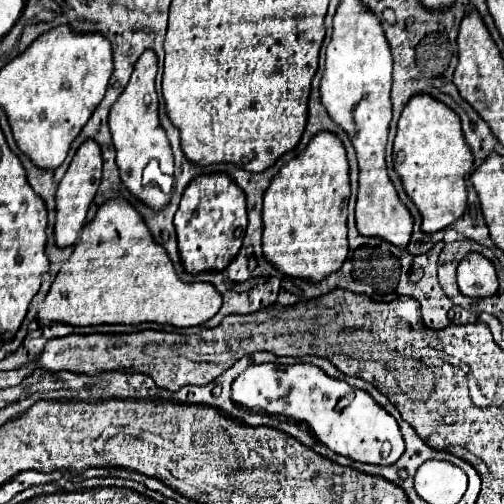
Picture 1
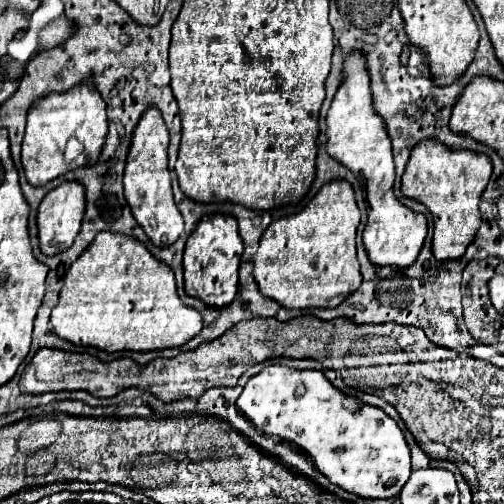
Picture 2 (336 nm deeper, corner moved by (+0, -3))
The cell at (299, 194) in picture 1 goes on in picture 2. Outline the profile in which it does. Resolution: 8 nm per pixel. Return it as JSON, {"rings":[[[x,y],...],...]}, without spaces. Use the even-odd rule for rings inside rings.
{"rings":[[[343,179],[325,183],[301,213],[273,221],[263,233],[257,255],[253,257],[253,277],[257,281],[259,291],[287,309],[331,309],[341,305],[343,299],[347,299],[347,295],[353,295],[359,289],[361,283],[361,271],[355,249],[357,225],[359,207],[355,203],[353,187]]]}

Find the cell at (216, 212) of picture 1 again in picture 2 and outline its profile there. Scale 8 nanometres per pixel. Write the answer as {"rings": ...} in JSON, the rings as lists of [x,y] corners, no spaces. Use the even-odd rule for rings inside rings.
{"rings":[[[211,215],[201,219],[195,231],[189,235],[183,255],[185,269],[185,293],[201,299],[209,307],[225,307],[237,295],[239,265],[243,255],[243,241],[237,229],[237,221],[231,215]]]}

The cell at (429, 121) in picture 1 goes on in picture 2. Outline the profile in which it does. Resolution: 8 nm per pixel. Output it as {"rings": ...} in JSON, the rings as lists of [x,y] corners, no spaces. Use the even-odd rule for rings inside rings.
{"rings":[[[435,139],[421,141],[413,151],[403,173],[401,191],[423,203],[433,215],[433,255],[439,261],[461,259],[467,247],[473,243],[477,229],[481,225],[479,201],[491,177],[491,159],[487,155],[477,155],[471,151],[451,151]]]}

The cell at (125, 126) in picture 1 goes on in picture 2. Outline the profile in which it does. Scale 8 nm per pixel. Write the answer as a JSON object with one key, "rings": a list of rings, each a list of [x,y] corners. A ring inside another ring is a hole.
{"rings":[[[149,109],[133,133],[133,143],[127,155],[127,167],[125,167],[125,199],[131,207],[131,213],[135,221],[143,227],[147,237],[157,247],[169,247],[173,245],[181,233],[183,233],[183,217],[173,201],[171,191],[171,175],[167,167],[167,147],[169,147],[169,133],[165,129],[165,123],[161,119],[161,113],[157,109]]]}

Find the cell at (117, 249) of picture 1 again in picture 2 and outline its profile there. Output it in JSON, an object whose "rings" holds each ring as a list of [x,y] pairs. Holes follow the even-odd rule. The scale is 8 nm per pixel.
{"rings":[[[103,231],[95,243],[71,265],[59,303],[51,313],[53,333],[75,345],[117,351],[159,351],[181,347],[201,327],[199,311],[185,307],[177,295],[173,271],[155,259],[143,243],[129,235]]]}

